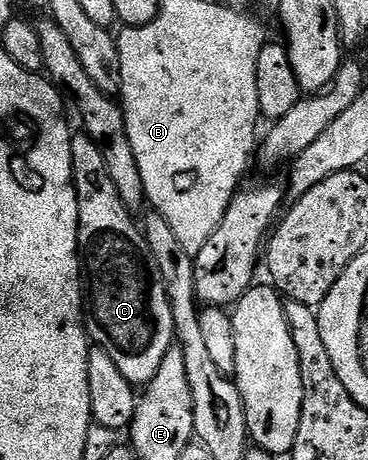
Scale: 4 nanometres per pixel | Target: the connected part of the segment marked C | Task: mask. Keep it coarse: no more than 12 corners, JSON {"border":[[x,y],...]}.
{"border":[[71,142],[85,330],[134,386],[175,344],[145,234]]}

